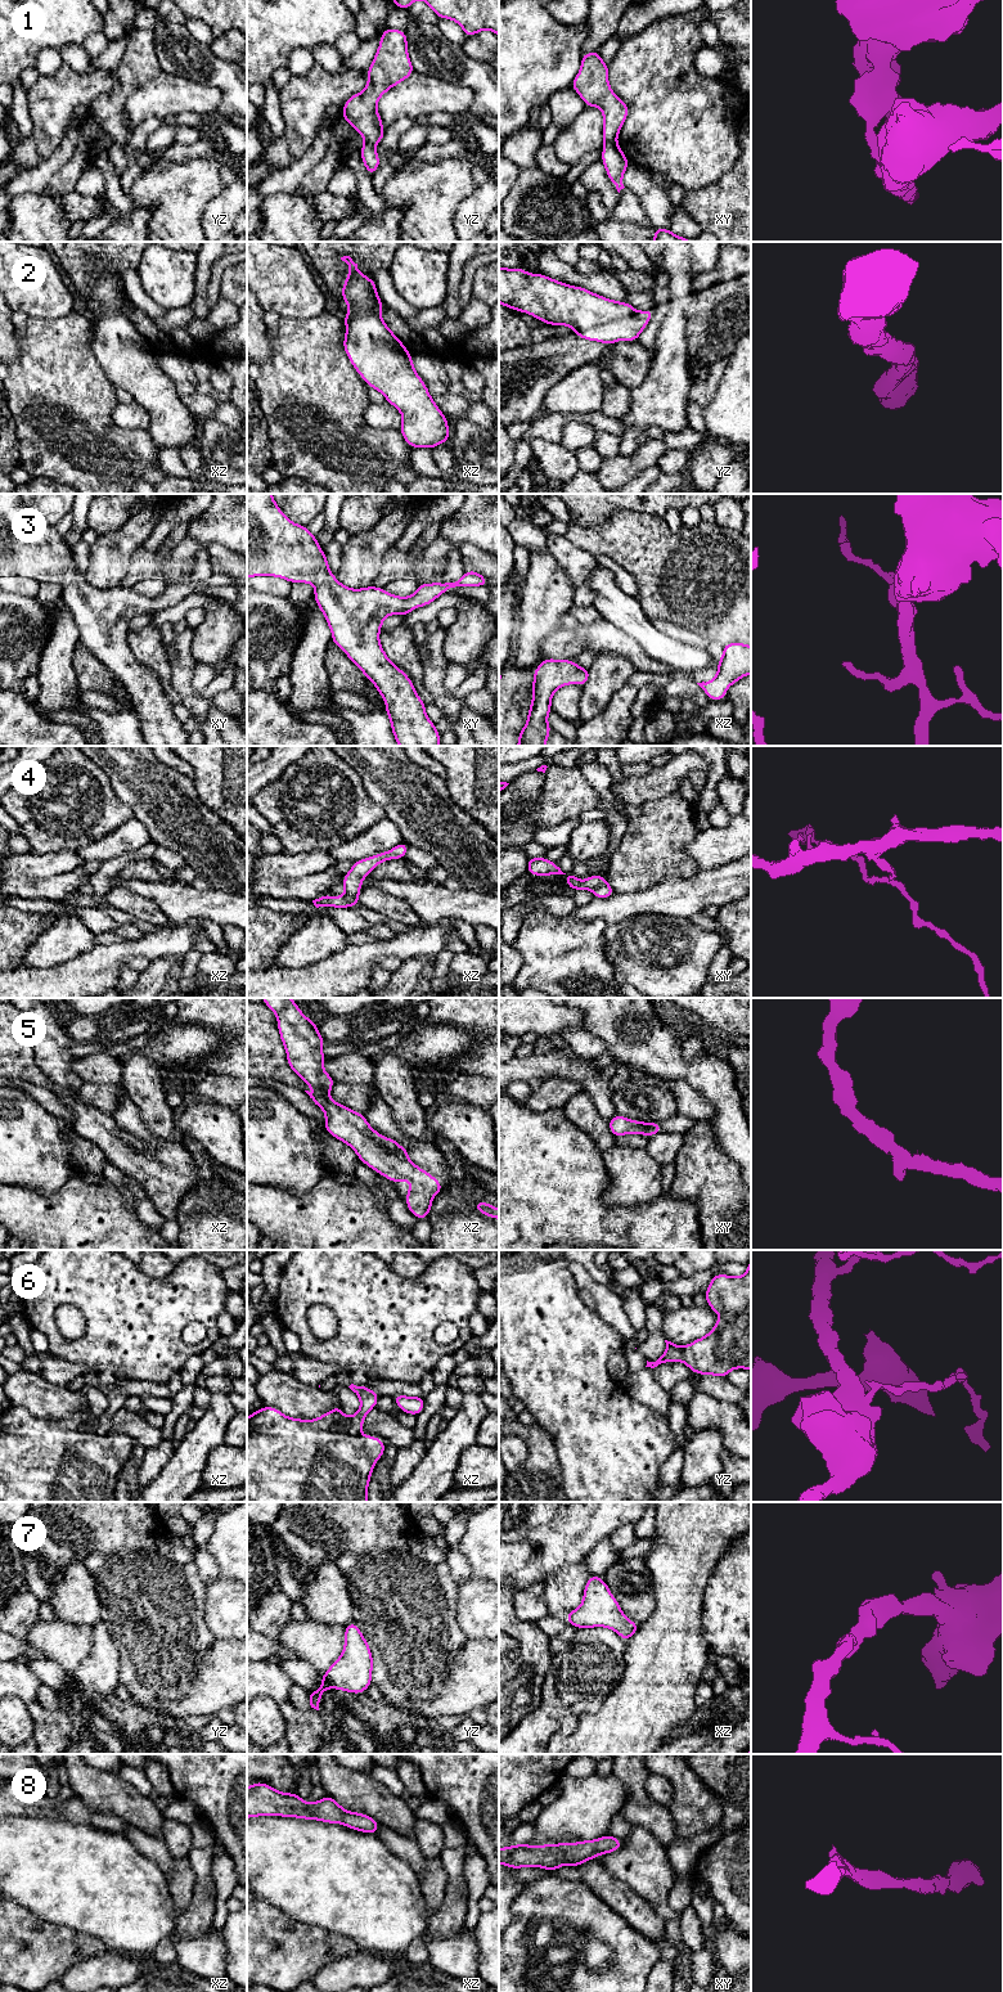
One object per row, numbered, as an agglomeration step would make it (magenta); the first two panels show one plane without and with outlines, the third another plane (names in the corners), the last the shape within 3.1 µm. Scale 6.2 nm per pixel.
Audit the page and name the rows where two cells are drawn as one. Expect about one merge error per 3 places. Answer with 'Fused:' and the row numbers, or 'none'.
Fused: 1, 4, 6

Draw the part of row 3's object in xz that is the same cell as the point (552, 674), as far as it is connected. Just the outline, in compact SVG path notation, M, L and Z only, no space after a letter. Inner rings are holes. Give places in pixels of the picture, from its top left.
M544 658L534 671L531 693L534 696L526 725L518 734L517 746L545 746L550 725L547 721L552 711L553 693L567 684L584 687L589 679L590 670L577 666L574 660Z

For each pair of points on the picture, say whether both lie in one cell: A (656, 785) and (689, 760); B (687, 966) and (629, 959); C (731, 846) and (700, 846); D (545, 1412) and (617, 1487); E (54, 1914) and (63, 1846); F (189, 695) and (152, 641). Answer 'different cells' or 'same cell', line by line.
A: same cell
B: same cell
C: same cell
D: same cell
E: same cell
F: different cells

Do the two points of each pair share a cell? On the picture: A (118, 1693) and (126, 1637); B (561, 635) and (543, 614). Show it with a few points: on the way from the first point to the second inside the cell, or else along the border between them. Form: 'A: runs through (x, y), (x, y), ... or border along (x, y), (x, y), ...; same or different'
A: border along (120, 1682), (140, 1705); different
B: border along (561, 626), (554, 629), (543, 642); different

